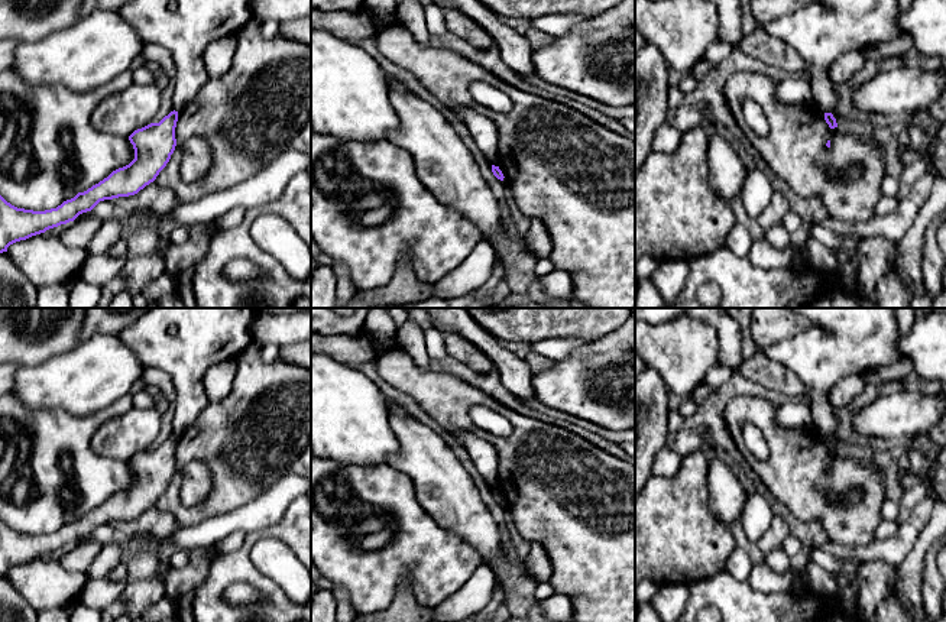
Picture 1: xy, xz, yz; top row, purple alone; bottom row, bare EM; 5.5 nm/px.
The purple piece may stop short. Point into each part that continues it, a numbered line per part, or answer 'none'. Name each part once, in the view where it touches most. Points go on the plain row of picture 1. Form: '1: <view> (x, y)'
none

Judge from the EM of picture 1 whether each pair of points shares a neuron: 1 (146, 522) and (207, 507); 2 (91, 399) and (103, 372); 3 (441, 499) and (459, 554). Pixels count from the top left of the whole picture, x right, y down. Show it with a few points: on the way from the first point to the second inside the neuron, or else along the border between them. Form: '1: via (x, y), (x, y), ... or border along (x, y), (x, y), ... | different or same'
1: border along (154, 505), (172, 517), (174, 530) | different
2: via (91, 392), (91, 384), (96, 379) | same
3: border along (425, 509), (440, 525), (457, 533), (478, 553) | different

